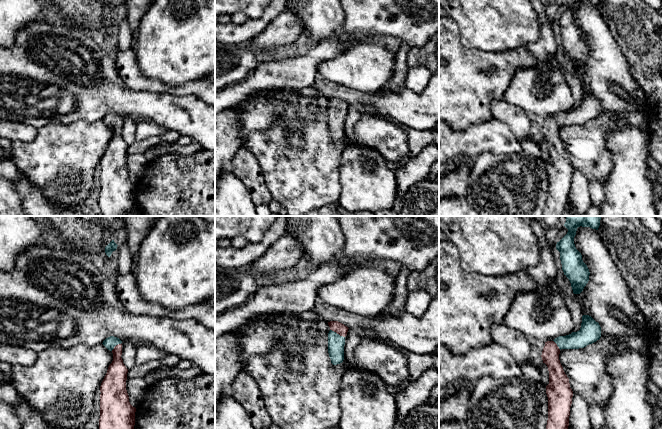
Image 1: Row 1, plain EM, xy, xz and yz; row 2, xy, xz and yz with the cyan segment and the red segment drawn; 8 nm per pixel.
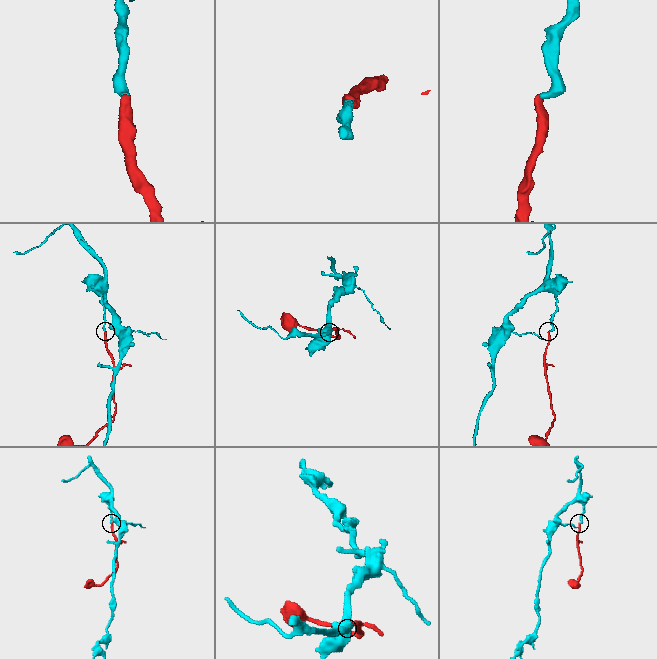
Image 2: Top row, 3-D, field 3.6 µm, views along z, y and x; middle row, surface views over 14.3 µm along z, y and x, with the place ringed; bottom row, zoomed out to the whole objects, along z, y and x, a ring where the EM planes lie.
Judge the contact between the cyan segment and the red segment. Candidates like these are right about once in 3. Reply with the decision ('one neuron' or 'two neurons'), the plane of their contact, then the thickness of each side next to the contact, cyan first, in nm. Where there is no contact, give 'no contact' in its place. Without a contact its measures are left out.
one neuron | xz | 130/90 nm

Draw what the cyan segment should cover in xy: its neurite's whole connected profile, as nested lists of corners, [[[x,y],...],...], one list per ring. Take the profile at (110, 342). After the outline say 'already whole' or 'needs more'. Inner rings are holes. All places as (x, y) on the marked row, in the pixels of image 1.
[[[110,336],[103,341],[103,345],[113,353],[113,361],[109,365],[107,373],[100,386],[100,419],[99,429],[134,429],[136,408],[129,402],[126,390],[128,369],[123,363],[122,341]]]; needs more

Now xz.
[[[338,321],[328,322],[330,331],[328,333],[328,353],[333,365],[337,365],[344,360],[345,336],[348,327]]]; needs more

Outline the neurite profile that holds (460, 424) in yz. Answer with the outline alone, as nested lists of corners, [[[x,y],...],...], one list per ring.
[[[465,420],[443,422],[439,424],[439,429],[470,429]]]

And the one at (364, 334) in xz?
[[[359,331],[359,334],[361,335],[362,338],[369,338],[369,339],[373,339],[373,340],[376,340],[376,341],[381,341],[381,342],[387,344],[387,345],[390,345],[390,346],[396,346],[393,342],[391,342],[389,340],[385,340],[385,341],[380,340],[374,333],[369,332],[369,331]]]

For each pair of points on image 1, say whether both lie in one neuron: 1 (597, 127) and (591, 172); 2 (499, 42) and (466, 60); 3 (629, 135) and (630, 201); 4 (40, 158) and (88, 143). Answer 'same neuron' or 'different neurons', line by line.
1: same neuron
2: different neurons
3: same neuron
4: same neuron

